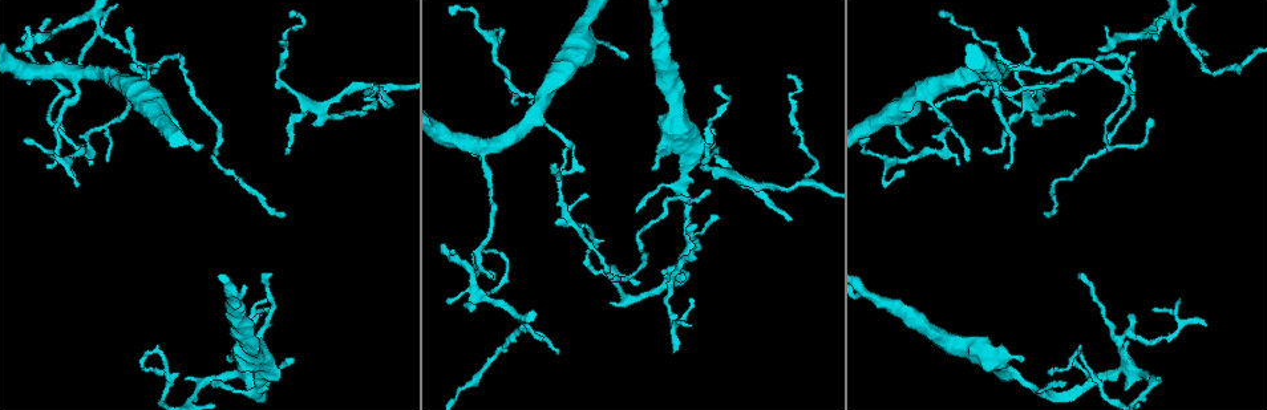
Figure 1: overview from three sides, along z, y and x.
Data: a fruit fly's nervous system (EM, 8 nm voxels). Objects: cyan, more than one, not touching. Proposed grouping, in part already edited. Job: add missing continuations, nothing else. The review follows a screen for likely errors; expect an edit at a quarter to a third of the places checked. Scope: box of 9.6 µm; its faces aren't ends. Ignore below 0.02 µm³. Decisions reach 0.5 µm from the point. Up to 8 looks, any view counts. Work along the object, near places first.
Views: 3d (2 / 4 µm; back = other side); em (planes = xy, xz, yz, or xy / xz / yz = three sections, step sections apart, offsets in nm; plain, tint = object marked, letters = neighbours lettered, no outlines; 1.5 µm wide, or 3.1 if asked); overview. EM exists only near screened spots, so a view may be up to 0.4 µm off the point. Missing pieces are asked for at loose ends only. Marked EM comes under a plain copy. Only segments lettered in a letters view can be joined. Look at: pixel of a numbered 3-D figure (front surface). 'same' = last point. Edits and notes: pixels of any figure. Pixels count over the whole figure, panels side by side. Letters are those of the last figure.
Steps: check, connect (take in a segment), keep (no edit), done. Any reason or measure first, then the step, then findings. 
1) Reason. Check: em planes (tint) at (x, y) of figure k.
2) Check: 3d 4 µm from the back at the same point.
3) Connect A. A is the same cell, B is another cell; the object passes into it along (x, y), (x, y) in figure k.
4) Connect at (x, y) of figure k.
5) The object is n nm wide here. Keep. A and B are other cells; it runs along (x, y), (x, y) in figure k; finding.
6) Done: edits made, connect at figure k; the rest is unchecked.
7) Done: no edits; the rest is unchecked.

Free end. Check: 3d 4 µm at (715, 90) of figure 1.

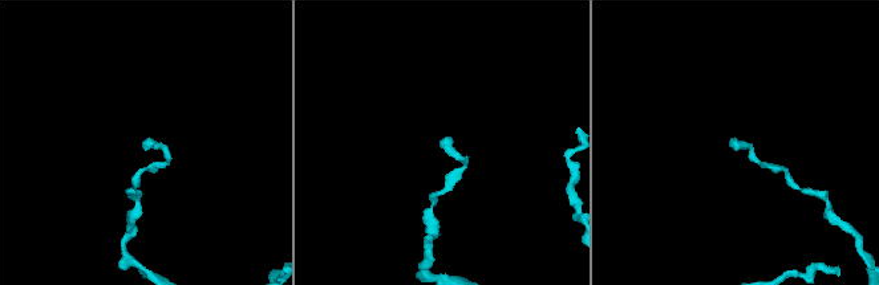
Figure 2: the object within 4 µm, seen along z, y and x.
Shape alone is not enough. Check: em planes (letters) at (734, 146) of figure 2.

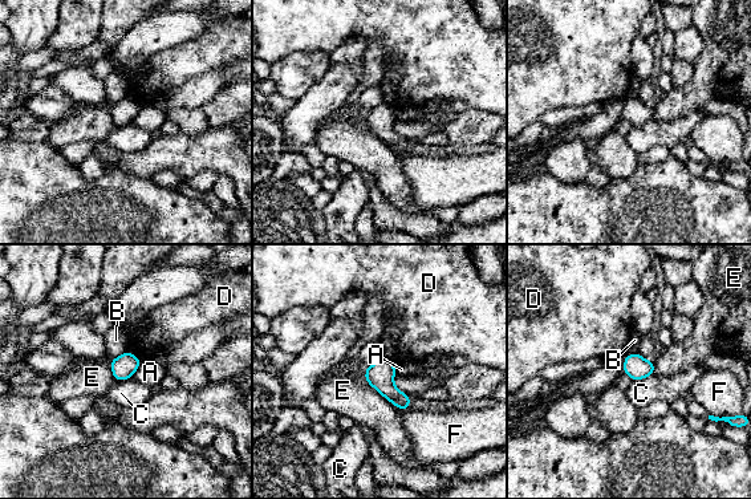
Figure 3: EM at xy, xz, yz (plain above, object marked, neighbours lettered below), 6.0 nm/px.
The object is 150 nm wide here. Keep. A, B, C, D, E and F are other cells; a border runs along (653, 373), (633, 381) in figure 3; none of them fits.

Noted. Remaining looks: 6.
Free end. Check: 3d 2 µm from the back at (929, 106) of figure 1.

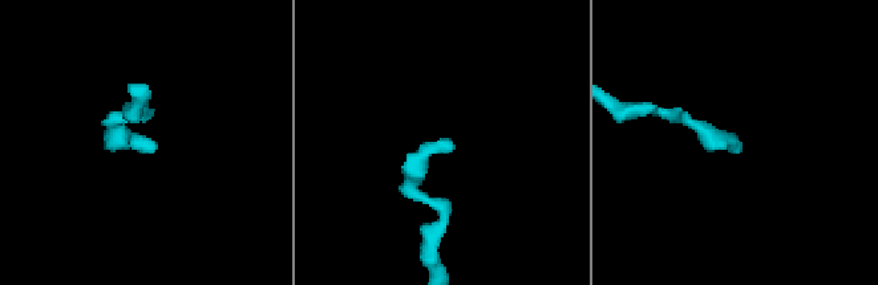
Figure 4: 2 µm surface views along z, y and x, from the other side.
Shape alone is not enough. Check: em xy step 8 (tint) at (152, 152) of figure 4.

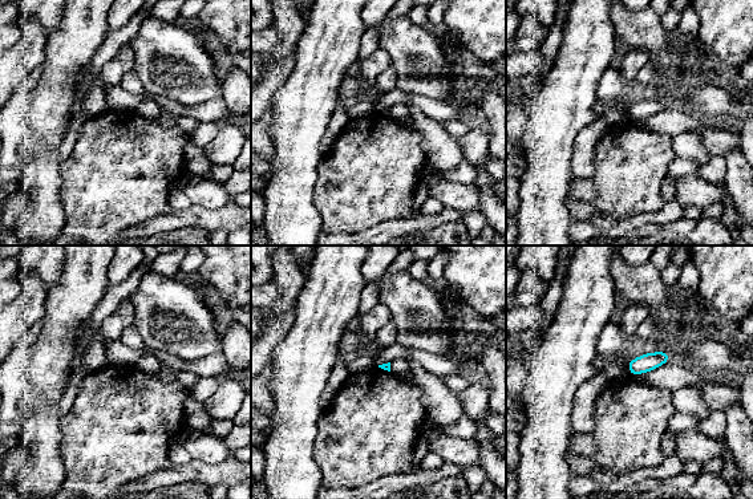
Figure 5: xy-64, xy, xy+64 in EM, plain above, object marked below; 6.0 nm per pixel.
Check: em planes (letters) at the same point.

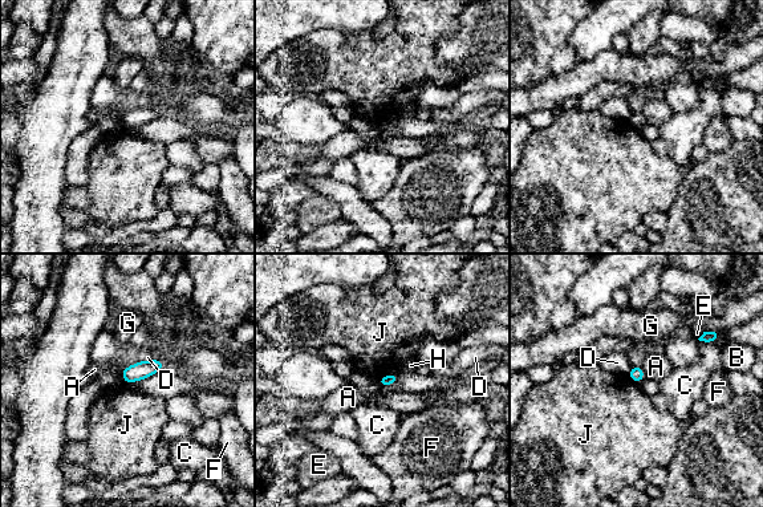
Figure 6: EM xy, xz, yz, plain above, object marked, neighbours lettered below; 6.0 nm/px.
The longest contact is with C, 120 nm. Keep. A, B, C, D, E, F, G, H and J are other cells; none of them fits.

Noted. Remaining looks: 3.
An open end. Check: 3d 4 µm at (19, 50) of figure 1.

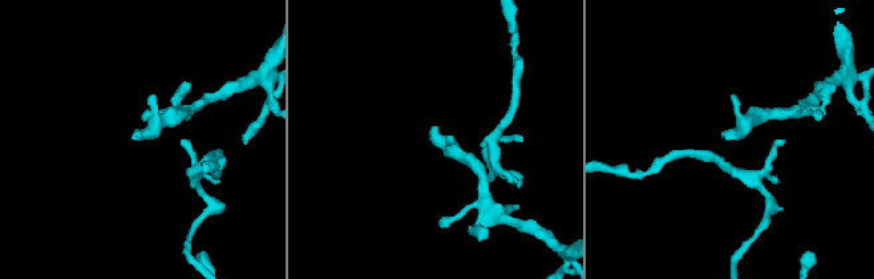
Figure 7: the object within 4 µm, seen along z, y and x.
Check: em xy step 8 (letters) at (439, 130) of figure 7.

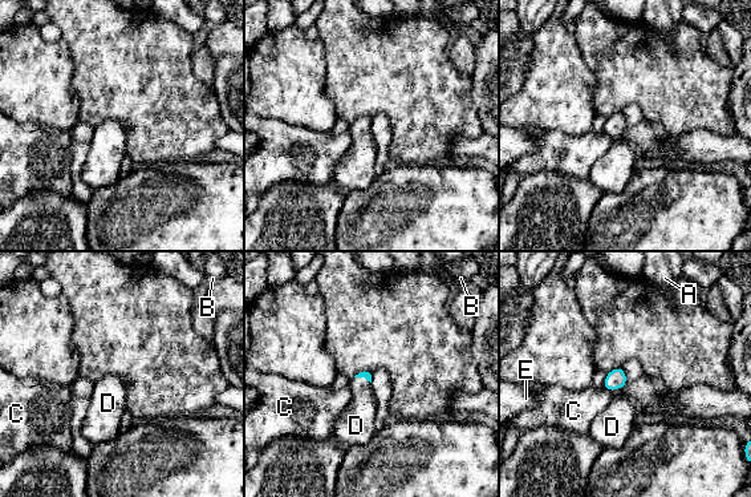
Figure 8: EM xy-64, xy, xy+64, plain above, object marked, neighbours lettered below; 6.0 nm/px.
Check: em planes (letters) at the same point.

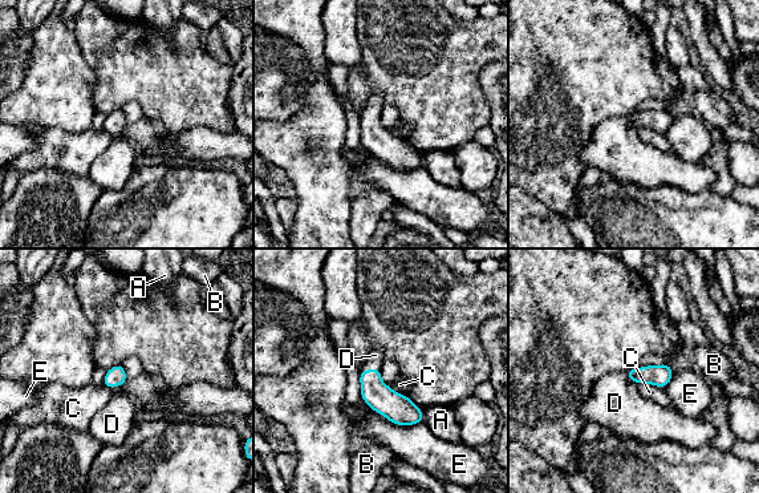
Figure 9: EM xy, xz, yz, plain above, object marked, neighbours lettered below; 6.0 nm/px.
Connect D. D is the same cell, A, B, C and E are other cells; the object passes into it along (380, 397), (370, 370), (374, 359) in figure 9; the neuron continues.

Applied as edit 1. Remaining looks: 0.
Done: edits made, connect at figure 9; the rest is unchecked.

